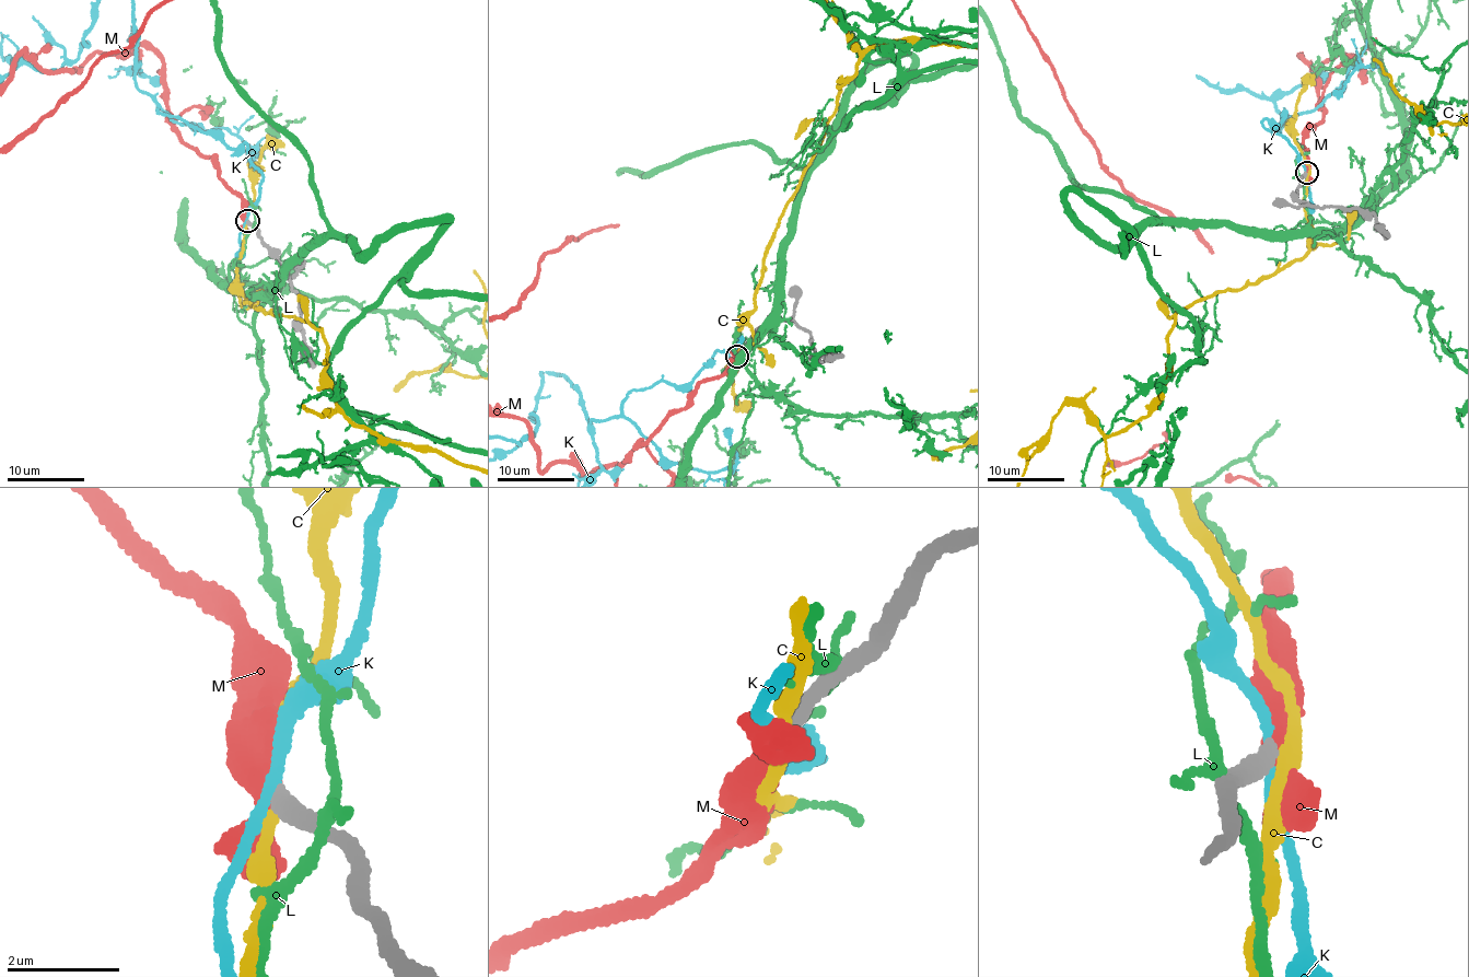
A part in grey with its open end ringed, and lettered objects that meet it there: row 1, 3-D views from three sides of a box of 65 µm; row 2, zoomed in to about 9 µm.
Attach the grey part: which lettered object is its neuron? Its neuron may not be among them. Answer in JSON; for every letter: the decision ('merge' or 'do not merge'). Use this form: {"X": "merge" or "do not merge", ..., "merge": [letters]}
{"C": "do not merge", "K": "do not merge", "L": "do not merge", "M": "merge", "merge": ["M"]}

